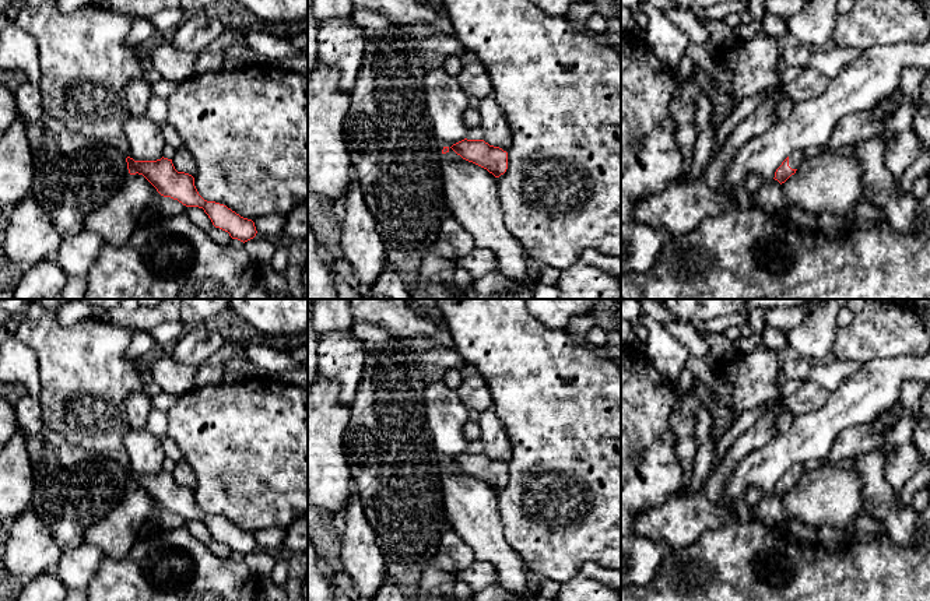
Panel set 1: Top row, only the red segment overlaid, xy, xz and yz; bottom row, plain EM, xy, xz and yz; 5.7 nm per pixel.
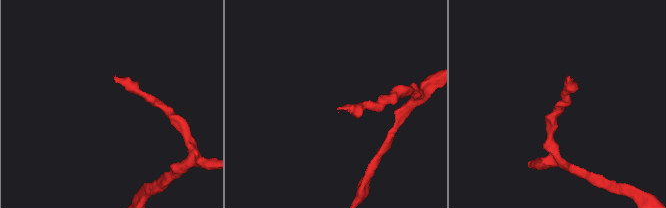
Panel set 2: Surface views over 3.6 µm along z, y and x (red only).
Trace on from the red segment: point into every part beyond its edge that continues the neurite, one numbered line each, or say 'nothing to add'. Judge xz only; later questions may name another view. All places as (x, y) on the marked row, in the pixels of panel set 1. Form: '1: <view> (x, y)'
nothing to add

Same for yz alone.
1: yz (796, 158)

